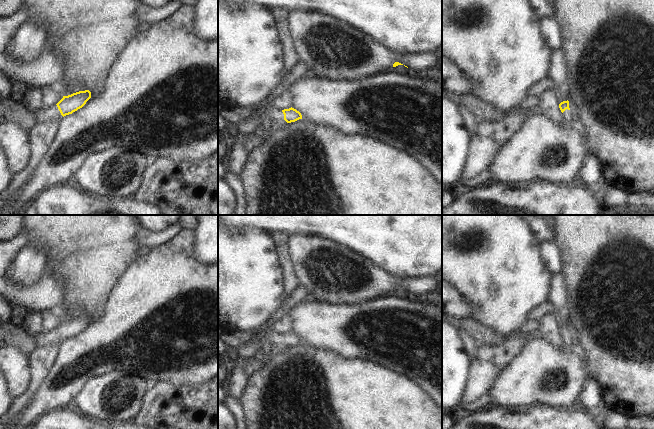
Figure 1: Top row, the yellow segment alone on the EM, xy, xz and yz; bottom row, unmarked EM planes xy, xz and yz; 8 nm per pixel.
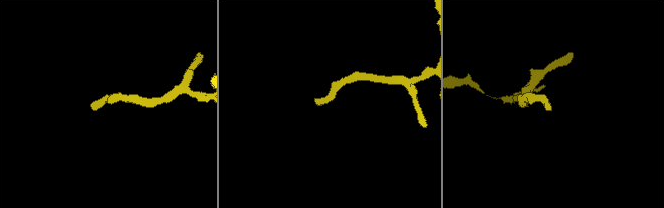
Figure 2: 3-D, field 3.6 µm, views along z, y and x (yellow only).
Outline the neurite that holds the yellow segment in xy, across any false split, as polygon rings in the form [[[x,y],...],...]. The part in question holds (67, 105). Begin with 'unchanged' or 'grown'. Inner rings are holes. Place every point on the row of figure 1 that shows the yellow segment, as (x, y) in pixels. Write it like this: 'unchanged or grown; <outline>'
grown; [[[89,90],[79,91],[63,98],[56,104],[46,109],[39,109],[35,113],[37,123],[50,120],[60,120],[62,117],[72,114],[82,108],[91,98]]]

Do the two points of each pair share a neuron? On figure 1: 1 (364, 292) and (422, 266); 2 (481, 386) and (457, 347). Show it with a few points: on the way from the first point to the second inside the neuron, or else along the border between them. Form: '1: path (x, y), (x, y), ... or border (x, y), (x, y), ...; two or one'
1: border (377, 266), (399, 277), (422, 277); two
2: border (472, 360), (468, 384), (464, 391); two

